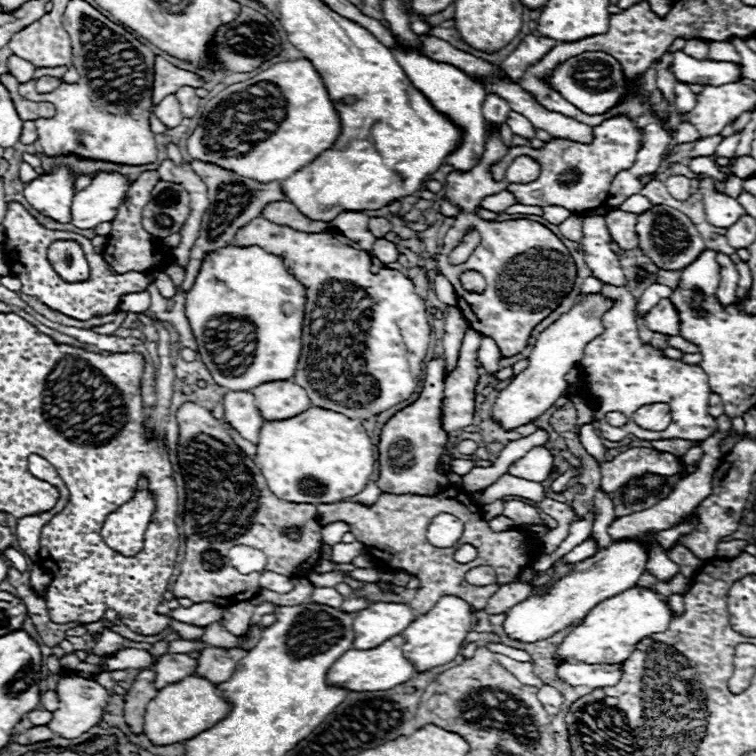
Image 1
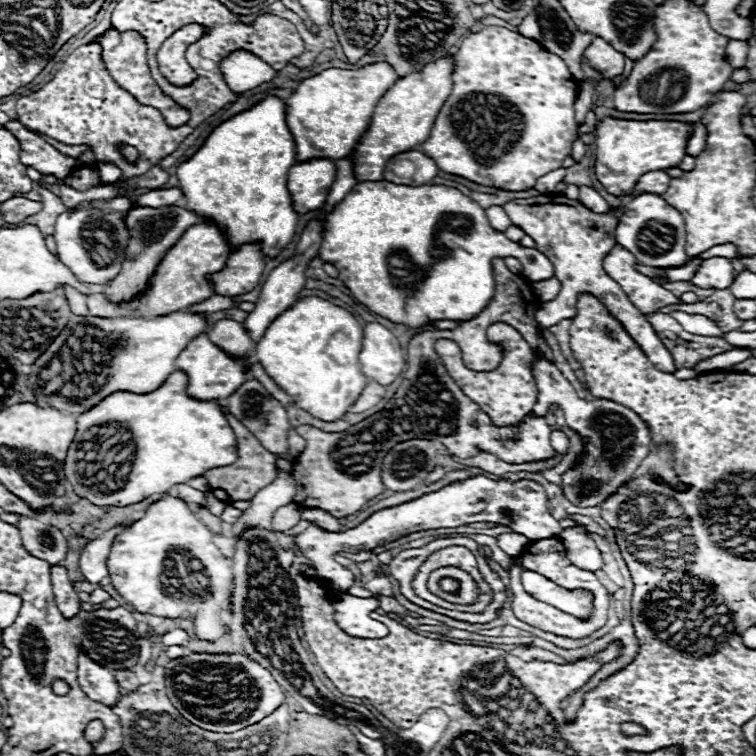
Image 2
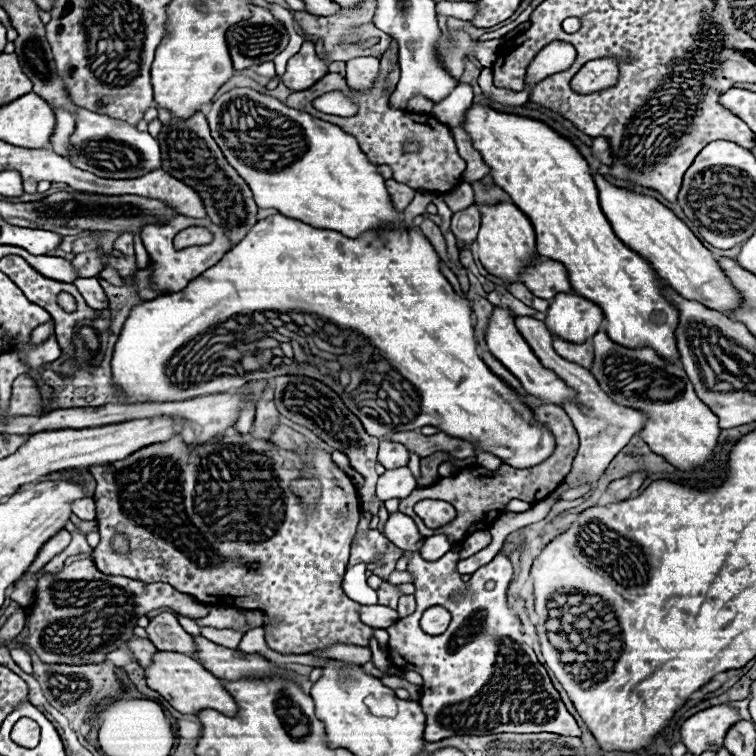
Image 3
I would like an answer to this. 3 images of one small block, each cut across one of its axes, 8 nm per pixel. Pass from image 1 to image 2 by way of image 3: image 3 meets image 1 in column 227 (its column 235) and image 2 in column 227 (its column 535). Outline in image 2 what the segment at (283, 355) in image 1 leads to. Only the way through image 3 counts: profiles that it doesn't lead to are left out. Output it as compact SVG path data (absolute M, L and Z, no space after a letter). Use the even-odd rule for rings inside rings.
M178 370L150 394L114 392L92 410L80 414L74 438L78 444L72 442L64 466L74 490L98 506L128 506L146 496L166 492L174 484L202 476L206 470L236 462L236 438L222 412L222 402L190 398L186 384L188 376ZM90 426L102 428L88 430ZM86 478L114 478L124 486L102 492L86 486Z

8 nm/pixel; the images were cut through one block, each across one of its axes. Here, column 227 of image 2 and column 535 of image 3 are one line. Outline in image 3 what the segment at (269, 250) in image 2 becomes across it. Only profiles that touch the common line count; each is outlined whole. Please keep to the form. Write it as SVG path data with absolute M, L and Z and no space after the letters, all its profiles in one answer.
M474 104L466 112L466 122L462 126L470 134L474 148L480 150L484 162L492 168L490 176L494 184L502 186L502 190L510 194L512 202L530 218L536 232L538 252L550 260L562 262L570 274L574 292L602 308L606 320L604 330L610 336L610 340L630 348L652 348L662 358L676 362L680 356L676 348L678 308L664 296L660 278L652 270L650 262L634 250L630 250L626 244L622 244L612 232L606 216L600 210L598 190L590 174L588 162L582 158L582 154L566 138L562 138L538 120L502 114L480 104Z

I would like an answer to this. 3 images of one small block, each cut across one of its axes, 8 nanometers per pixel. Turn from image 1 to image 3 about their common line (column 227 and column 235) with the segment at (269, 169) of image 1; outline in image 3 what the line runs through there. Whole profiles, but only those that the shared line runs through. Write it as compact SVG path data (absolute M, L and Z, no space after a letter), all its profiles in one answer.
M232 88L222 94L212 104L206 120L210 124L212 138L218 142L226 160L252 188L258 208L276 208L284 216L302 220L314 228L330 228L350 238L358 238L368 230L382 230L386 224L402 226L400 214L386 190L386 180L378 174L378 166L366 158L366 154L358 148L358 142L342 128L318 120L302 110L288 108L280 100L250 88Z

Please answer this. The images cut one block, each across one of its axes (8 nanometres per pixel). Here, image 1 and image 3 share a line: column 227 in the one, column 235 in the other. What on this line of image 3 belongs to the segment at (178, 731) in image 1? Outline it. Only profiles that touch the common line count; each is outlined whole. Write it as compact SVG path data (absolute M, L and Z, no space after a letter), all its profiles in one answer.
M158 652L154 654L152 666L146 668L146 680L152 690L156 690L160 696L164 696L178 712L182 714L198 714L206 708L218 710L226 716L236 716L238 704L230 696L230 692L222 686L222 680L216 678L212 672L208 672L198 660L178 654L178 652Z

